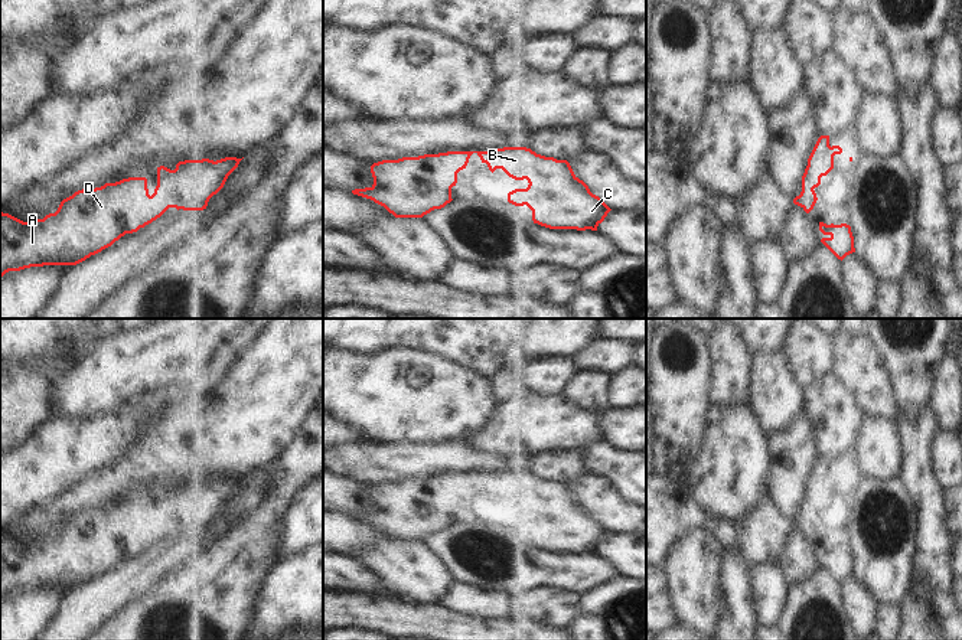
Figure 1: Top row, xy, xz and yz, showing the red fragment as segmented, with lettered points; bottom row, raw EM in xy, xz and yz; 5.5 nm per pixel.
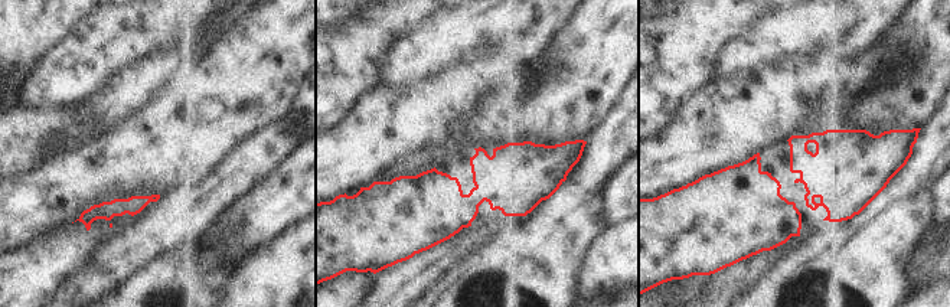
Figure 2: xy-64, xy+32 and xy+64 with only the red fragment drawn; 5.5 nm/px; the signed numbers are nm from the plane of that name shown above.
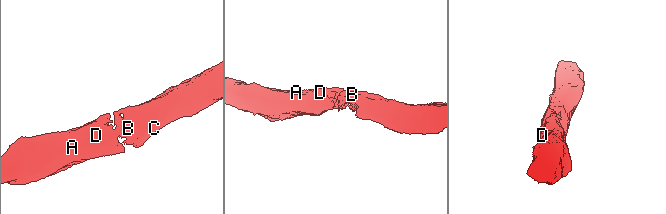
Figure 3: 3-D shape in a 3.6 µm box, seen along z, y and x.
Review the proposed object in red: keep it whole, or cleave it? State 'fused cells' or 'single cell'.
single cell

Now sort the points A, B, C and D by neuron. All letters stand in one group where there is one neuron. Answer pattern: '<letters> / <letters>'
A B C D

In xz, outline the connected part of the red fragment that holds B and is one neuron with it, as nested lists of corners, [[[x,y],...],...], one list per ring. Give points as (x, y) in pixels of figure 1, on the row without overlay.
[[[526,470],[382,483],[371,489],[374,507],[352,516],[374,523],[395,541],[423,541],[453,523],[457,496],[466,492],[473,476],[492,496],[502,492],[515,503],[528,503],[526,512],[508,516],[508,525],[526,528],[534,546],[550,552],[597,554],[612,533],[574,497],[567,483],[545,480]]]

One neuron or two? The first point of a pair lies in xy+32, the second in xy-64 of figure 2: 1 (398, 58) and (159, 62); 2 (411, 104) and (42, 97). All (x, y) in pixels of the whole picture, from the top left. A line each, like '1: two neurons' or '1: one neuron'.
1: two neurons
2: two neurons

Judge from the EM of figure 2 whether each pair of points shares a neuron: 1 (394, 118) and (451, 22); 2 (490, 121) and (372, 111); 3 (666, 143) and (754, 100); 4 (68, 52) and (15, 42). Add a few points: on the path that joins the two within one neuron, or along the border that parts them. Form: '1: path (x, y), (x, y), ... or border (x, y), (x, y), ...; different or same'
1: border (446, 68), (407, 85), (384, 87), (381, 84); different
2: border (483, 91), (476, 107), (440, 143); different
3: path (688, 143), (695, 143), (717, 126), (733, 120); same
4: border (75, 25), (41, 58), (29, 74); different

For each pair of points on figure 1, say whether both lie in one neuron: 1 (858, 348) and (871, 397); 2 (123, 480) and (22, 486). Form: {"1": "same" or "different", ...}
{"1": "same", "2": "different"}

